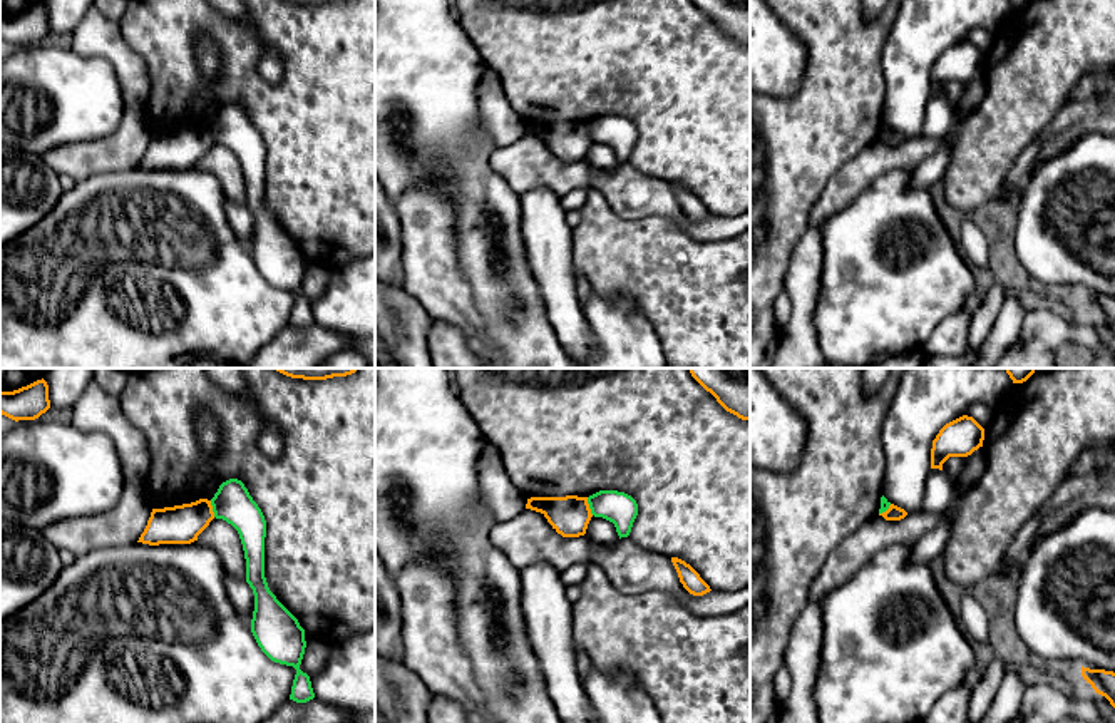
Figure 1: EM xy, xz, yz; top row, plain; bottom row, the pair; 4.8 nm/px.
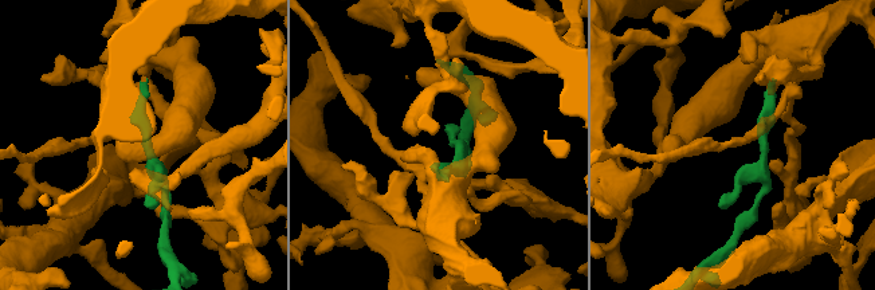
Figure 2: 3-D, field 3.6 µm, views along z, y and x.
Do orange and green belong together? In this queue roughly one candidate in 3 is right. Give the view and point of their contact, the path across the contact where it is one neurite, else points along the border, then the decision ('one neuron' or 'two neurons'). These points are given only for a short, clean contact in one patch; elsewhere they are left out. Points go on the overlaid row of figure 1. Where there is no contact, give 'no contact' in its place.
xz (588, 506) | across xz (570, 516), (588, 506), (618, 507) | one neuron

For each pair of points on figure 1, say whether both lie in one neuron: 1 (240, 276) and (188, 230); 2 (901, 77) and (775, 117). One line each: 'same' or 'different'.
1: same
2: different

